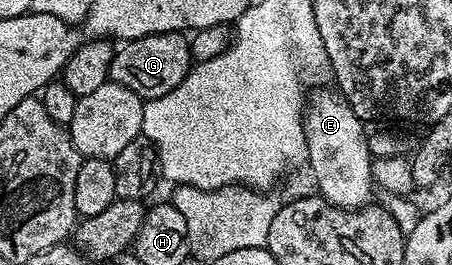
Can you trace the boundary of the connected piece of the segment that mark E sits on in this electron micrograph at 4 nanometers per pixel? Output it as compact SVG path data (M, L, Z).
M331 91L313 92L304 108L306 159L318 182L317 194L327 199L331 207L365 207L371 202L370 190L376 187L375 172L370 172L368 131L341 94Z

